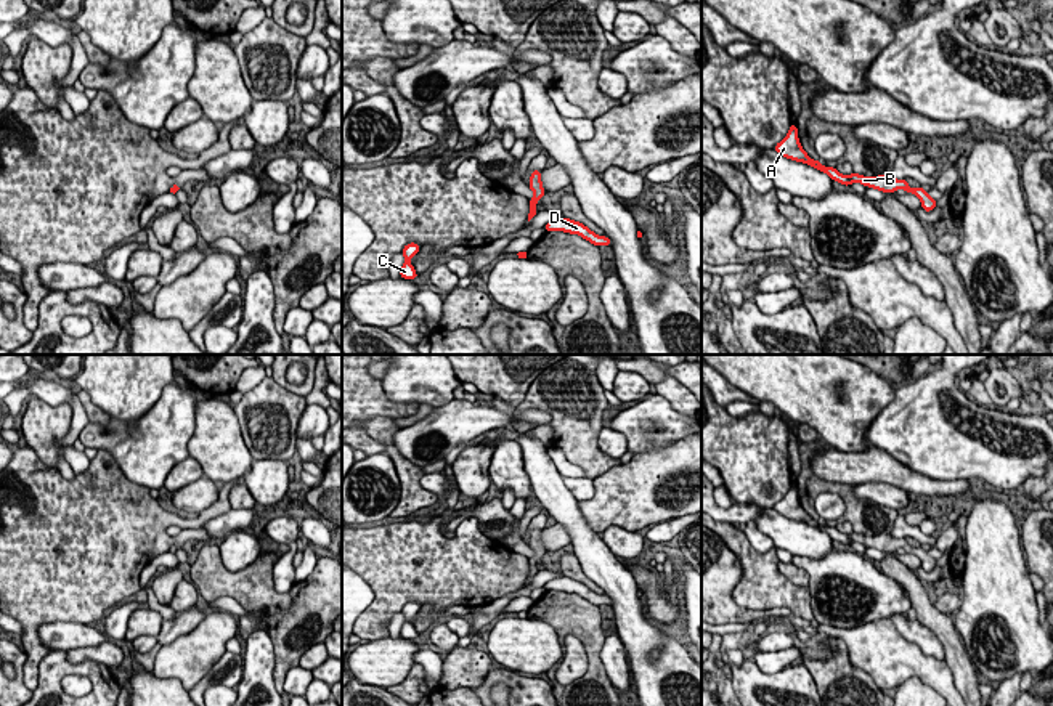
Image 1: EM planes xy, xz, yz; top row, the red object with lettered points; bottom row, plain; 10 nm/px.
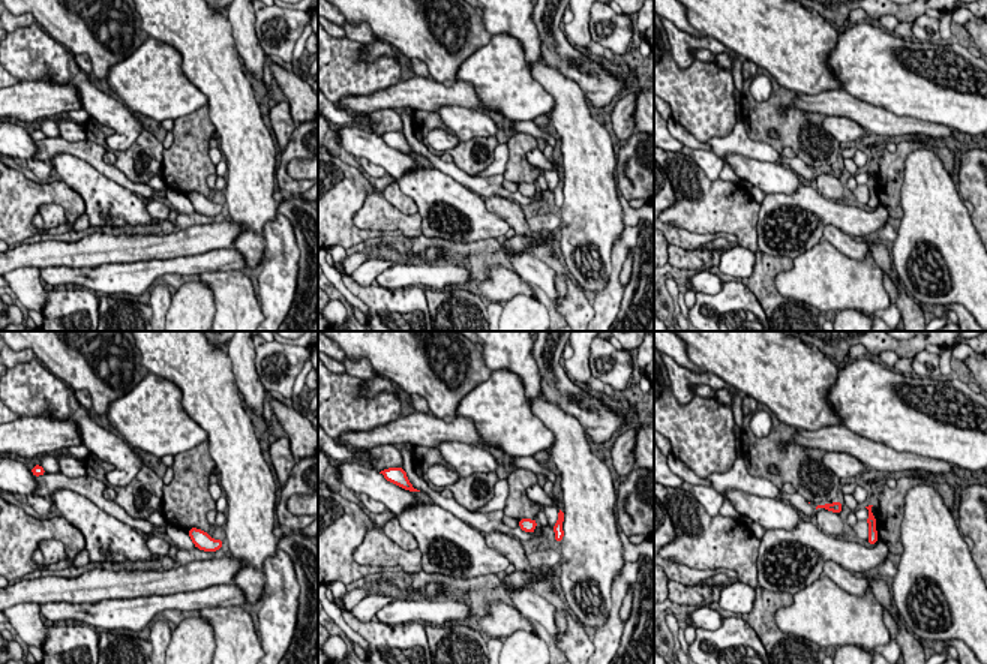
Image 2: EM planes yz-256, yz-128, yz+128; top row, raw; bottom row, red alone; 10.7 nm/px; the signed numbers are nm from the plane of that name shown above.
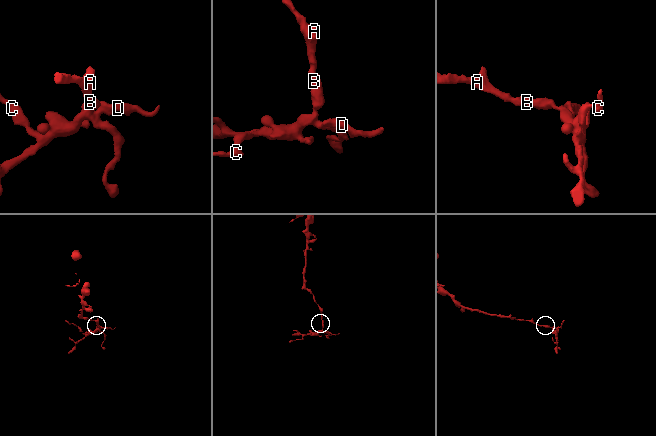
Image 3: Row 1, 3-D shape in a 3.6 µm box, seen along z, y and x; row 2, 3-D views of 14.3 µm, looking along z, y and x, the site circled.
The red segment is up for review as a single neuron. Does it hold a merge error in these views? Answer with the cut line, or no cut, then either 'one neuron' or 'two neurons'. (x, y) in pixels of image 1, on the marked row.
cut none; one neuron

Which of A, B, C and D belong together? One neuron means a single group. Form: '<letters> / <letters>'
A B C D

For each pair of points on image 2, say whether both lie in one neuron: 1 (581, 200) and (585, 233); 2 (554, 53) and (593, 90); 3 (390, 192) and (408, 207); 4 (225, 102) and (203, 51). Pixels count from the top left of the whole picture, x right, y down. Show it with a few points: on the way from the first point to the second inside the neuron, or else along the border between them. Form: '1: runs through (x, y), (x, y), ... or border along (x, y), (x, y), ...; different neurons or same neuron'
1: runs through (585, 207), (585, 225); same neuron
2: runs through (564, 60), (584, 80); same neuron
3: runs through (395, 197), (404, 203); same neuron
4: runs through (225, 90), (225, 84), (210, 63); same neuron

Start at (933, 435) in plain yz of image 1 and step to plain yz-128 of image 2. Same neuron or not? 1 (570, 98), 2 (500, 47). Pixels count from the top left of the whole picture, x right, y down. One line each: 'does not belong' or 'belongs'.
1: does not belong
2: belongs

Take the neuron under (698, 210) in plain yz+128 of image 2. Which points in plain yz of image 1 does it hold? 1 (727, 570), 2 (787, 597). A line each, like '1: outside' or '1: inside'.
1: outside
2: inside

